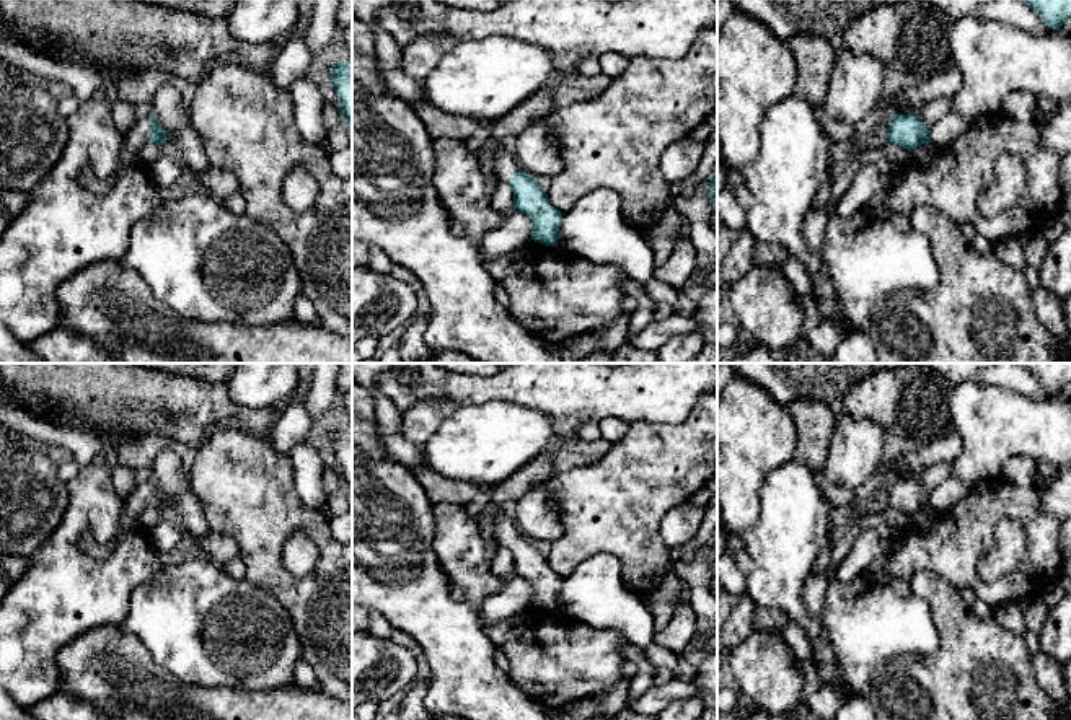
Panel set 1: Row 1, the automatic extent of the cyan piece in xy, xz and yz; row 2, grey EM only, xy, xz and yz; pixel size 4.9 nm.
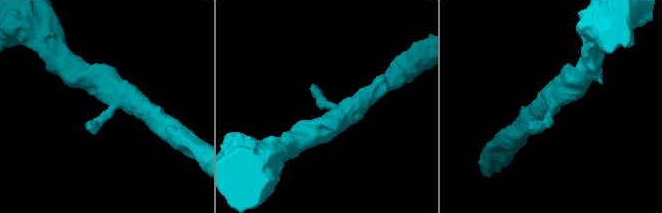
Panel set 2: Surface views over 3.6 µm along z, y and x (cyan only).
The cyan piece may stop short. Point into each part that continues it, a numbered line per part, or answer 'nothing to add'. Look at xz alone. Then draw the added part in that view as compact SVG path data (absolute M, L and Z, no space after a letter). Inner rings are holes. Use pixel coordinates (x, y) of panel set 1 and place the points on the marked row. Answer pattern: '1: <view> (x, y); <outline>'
1: xz (506, 166); M502 145L492 150L492 165L502 182L509 182L520 169L518 163L505 153Z

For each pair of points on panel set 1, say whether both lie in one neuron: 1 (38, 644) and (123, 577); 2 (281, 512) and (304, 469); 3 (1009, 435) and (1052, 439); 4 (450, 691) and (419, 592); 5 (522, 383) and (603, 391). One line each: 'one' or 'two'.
1: one
2: two
3: one
4: one
5: one

